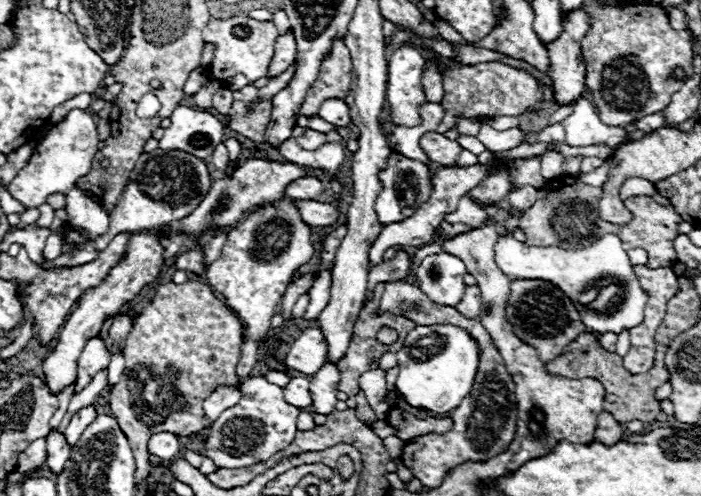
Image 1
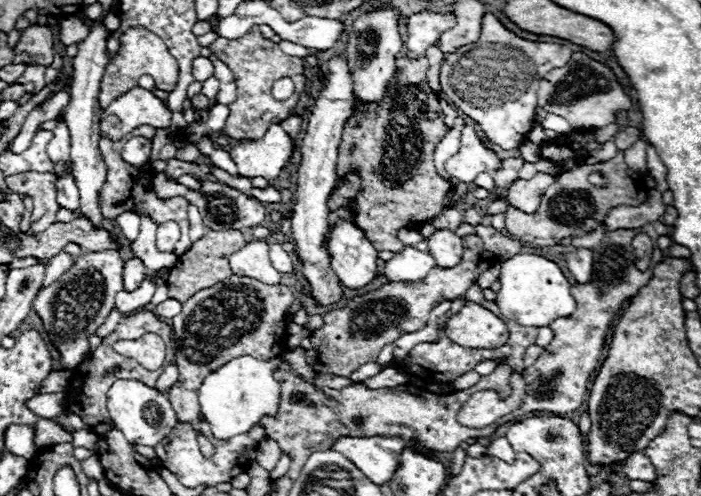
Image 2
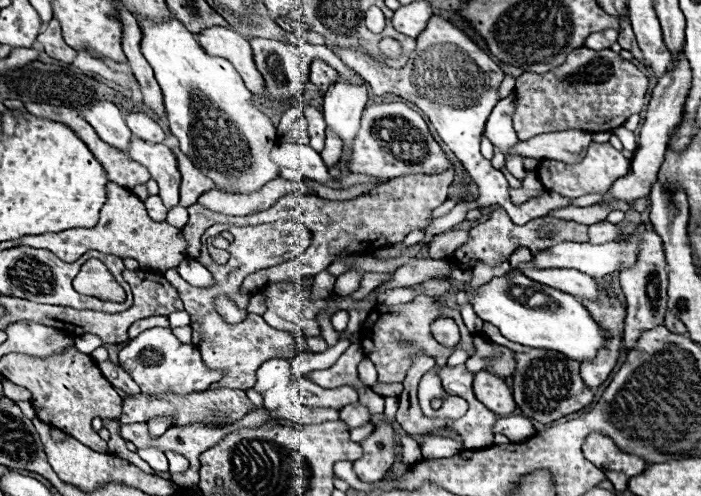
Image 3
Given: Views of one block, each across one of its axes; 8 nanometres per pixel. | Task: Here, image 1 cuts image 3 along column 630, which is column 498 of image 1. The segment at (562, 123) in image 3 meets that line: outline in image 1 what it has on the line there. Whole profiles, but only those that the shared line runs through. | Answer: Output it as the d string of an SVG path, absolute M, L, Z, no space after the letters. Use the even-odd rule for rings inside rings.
M448 62L448 66L442 72L442 78L444 78L442 106L446 108L446 116L436 128L436 132L440 134L454 128L456 114L464 114L464 118L476 118L486 114L518 116L542 108L542 90L538 80L534 80L522 70L504 66L500 62L482 62L476 66L462 66L458 62Z

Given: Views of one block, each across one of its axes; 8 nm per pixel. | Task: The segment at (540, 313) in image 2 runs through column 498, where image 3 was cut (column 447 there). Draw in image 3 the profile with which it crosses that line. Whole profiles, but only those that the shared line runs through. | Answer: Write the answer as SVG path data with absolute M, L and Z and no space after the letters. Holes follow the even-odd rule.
M450 262L450 274L446 276L446 282L450 282L450 290L442 296L434 296L436 306L460 310L460 304L456 302L456 294L466 292L474 312L484 322L496 326L500 330L500 334L512 342L518 342L518 344L530 346L530 348L558 350L578 362L584 362L584 360L596 356L596 352L600 348L604 348L606 334L590 318L588 310L574 296L568 296L566 292L560 292L550 286L538 284L538 282L526 278L524 274L516 274L516 272L506 272L504 276L494 276L490 282L486 282L478 288L472 288L470 280L472 280L472 268ZM514 288L522 288L522 294L514 296L512 294Z

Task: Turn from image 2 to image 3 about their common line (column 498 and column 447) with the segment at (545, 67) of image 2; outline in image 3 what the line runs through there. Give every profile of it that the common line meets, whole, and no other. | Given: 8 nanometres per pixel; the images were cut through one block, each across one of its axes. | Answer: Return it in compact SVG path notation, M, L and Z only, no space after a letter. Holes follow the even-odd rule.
M432 16L432 20L428 20L424 32L420 32L420 36L416 38L416 48L404 68L390 68L382 60L364 52L364 48L332 48L332 52L346 66L356 70L376 96L388 92L396 94L416 104L430 118L438 136L456 154L456 158L470 174L472 182L478 186L480 196L476 202L480 204L480 208L500 206L508 212L514 224L524 226L532 218L548 216L552 210L566 208L572 204L572 200L564 200L564 196L556 196L552 192L546 192L540 198L532 198L528 200L528 204L522 206L514 206L510 202L509 184L504 174L492 168L490 162L484 160L484 156L480 154L480 136L484 120L488 120L488 114L498 102L498 86L504 74L488 54L484 54L464 32L460 32L448 20L440 16Z

